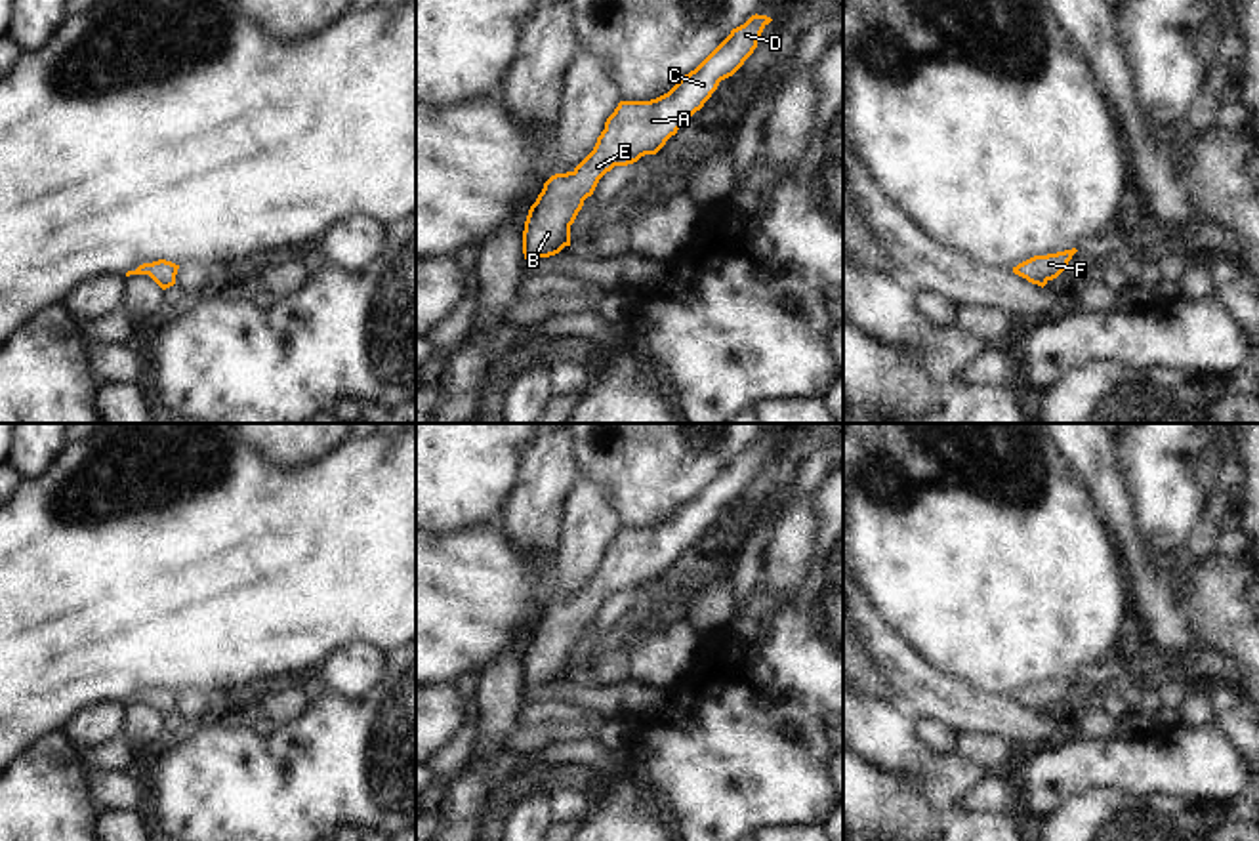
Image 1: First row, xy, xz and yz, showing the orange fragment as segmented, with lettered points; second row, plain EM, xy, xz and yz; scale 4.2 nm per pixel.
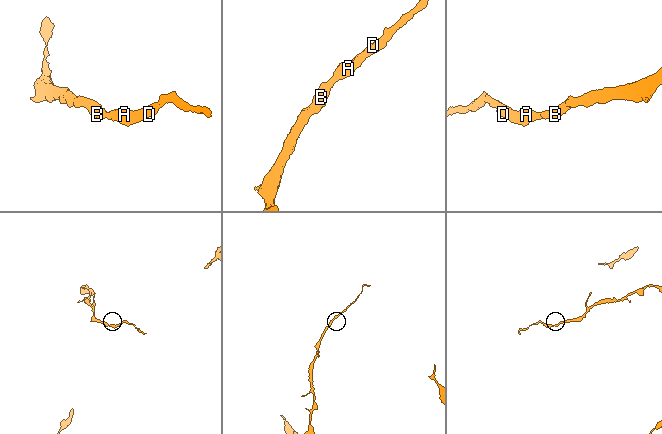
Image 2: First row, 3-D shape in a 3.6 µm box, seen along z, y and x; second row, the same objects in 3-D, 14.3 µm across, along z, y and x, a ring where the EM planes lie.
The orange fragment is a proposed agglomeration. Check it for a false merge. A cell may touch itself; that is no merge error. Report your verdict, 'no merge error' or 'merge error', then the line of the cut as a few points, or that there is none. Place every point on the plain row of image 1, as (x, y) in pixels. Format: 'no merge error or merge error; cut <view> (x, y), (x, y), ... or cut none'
no merge error; cut none

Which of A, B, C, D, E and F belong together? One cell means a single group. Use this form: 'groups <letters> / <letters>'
groups A B C D E F

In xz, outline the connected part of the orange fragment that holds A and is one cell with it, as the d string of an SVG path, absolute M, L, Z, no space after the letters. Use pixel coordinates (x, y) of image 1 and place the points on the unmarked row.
M752 442L668 521L650 528L620 528L607 545L593 578L567 601L555 601L530 633L525 658L525 687L549 685L570 673L570 652L599 606L614 593L628 593L656 582L691 544L753 481L773 446Z

